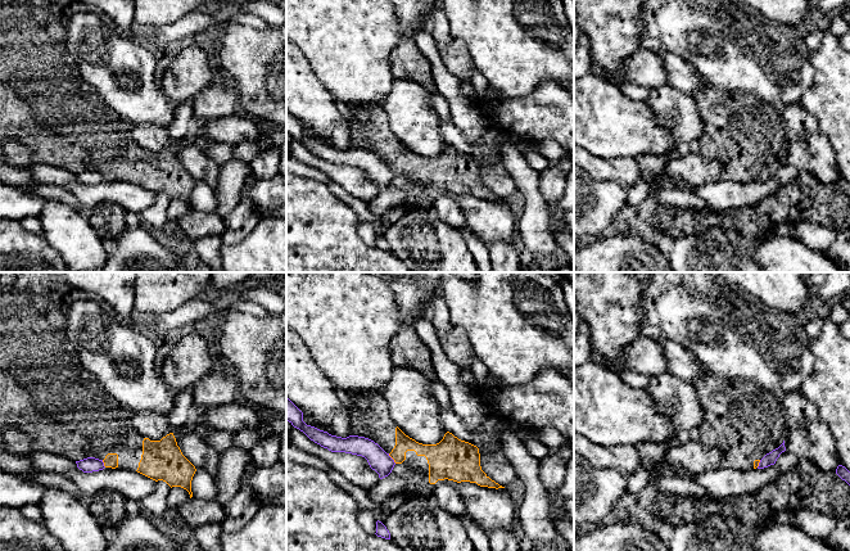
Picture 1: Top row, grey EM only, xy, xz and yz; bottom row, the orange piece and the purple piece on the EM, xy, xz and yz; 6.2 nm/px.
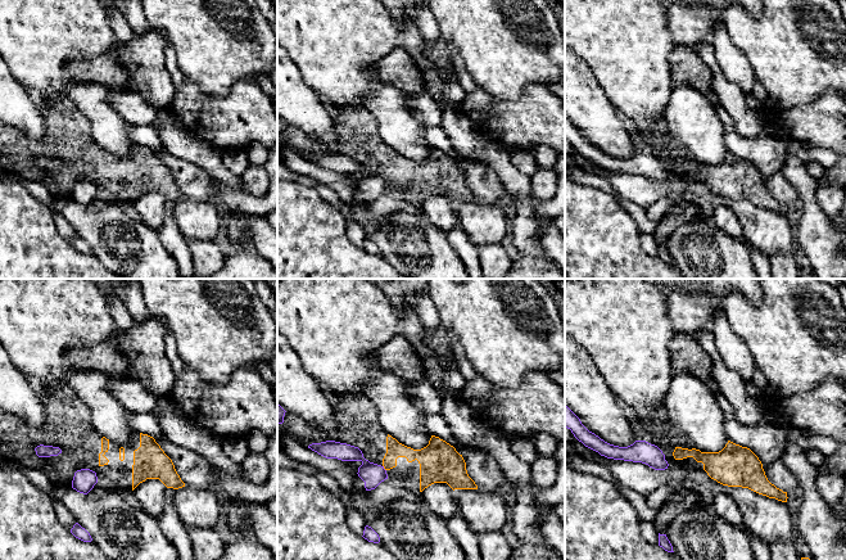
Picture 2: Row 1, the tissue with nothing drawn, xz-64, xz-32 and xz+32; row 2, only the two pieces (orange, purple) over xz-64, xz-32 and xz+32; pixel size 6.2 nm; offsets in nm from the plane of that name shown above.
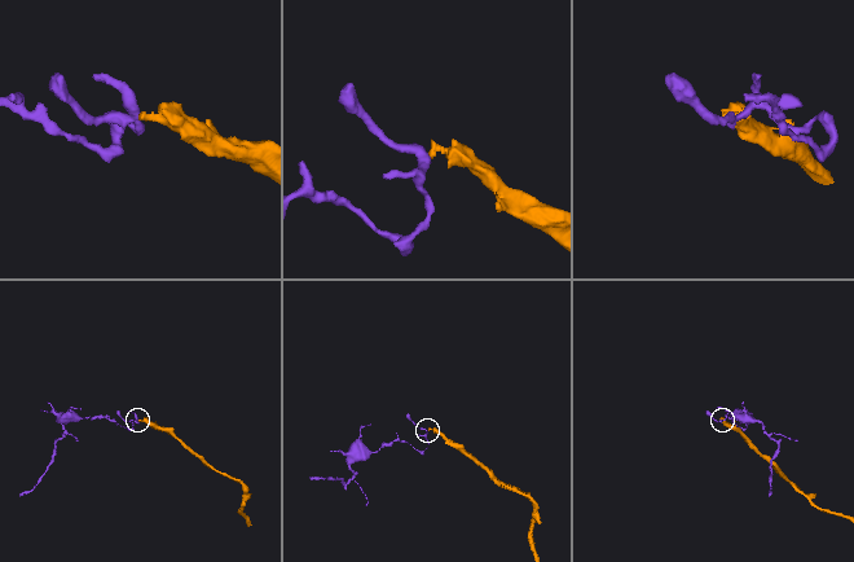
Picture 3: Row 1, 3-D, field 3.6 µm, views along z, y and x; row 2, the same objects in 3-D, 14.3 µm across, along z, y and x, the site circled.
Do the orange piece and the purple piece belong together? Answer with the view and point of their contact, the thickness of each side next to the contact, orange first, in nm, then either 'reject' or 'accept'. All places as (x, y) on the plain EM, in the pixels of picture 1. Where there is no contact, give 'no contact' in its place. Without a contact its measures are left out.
meets orange in xz at (392, 170); 110 nm thick on the orange side, 140 nm on the other; reject

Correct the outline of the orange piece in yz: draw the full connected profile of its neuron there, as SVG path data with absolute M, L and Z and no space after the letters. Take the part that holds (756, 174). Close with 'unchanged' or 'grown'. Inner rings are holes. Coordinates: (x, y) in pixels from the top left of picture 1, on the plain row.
M701 80L701 90L693 96L701 113L705 130L698 140L700 154L711 162L720 162L724 168L720 180L750 182L760 172L778 161L788 143L788 132L781 109L760 101L749 92L727 92Z; grown

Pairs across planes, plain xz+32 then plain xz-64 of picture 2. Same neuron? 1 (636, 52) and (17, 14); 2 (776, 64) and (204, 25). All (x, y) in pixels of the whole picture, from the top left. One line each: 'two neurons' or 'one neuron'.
1: one neuron
2: one neuron

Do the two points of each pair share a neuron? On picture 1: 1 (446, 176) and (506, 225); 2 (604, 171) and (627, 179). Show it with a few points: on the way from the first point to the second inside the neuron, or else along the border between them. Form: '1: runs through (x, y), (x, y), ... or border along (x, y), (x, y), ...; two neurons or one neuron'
1: border along (456, 193), (475, 194), (497, 202); two neurons
2: runs through (609, 171), (619, 171), (622, 174); one neuron

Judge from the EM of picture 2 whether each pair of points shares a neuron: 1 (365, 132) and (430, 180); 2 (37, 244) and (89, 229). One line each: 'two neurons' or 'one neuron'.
1: one neuron
2: two neurons

